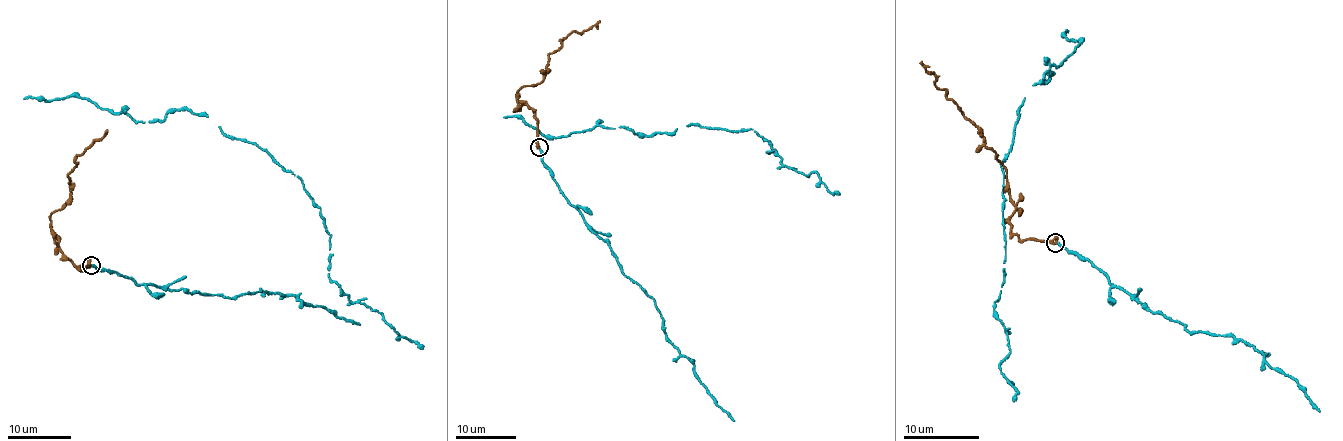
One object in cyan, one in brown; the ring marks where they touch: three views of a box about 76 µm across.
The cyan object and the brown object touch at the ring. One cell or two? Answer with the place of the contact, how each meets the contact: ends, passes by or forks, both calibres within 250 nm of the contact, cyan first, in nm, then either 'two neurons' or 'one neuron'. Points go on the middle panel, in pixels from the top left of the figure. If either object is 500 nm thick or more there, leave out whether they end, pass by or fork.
at (539, 147); cyan ends there; brown passes by; 200 nm thick on the cyan side, 160 nm on the other; one neuron

